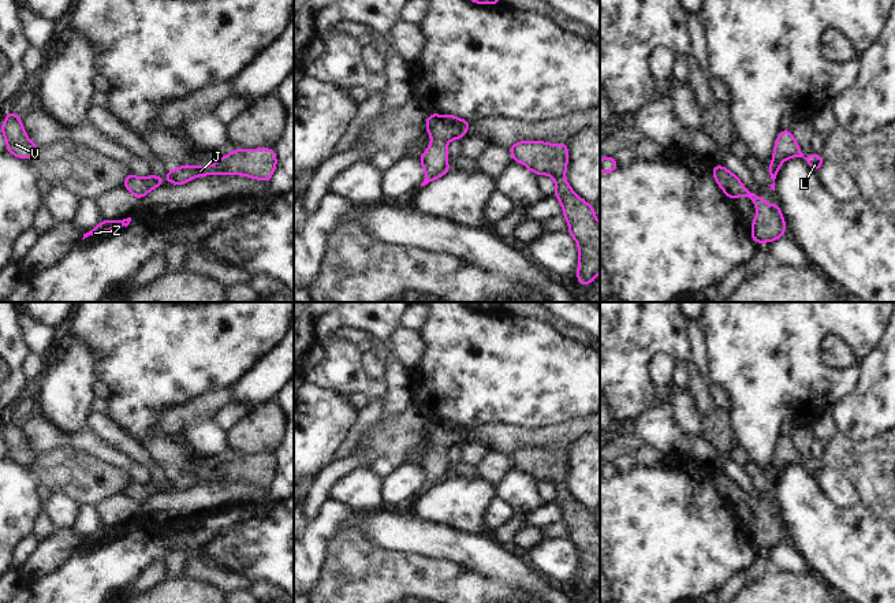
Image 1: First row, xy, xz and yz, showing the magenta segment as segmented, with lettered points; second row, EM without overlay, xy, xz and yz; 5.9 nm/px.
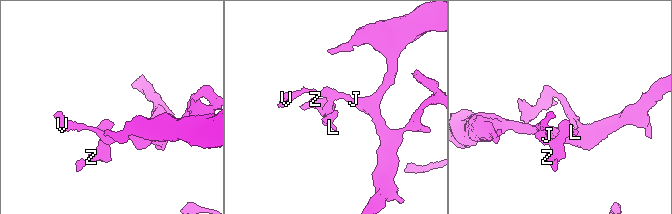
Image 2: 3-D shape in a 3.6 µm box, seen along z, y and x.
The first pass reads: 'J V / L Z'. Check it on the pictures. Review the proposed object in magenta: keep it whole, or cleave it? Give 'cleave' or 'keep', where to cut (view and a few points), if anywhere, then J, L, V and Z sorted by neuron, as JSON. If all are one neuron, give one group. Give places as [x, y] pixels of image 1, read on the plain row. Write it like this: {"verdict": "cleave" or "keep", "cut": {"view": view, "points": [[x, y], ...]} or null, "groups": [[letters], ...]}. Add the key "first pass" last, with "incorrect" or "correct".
{"verdict": "keep", "cut": null, "groups": [["J", "L", "V", "Z"]], "first pass": "incorrect"}

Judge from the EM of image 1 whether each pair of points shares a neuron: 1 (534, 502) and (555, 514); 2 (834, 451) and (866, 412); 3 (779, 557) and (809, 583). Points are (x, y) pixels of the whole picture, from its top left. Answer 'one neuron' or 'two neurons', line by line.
1: two neurons
2: two neurons
3: two neurons

